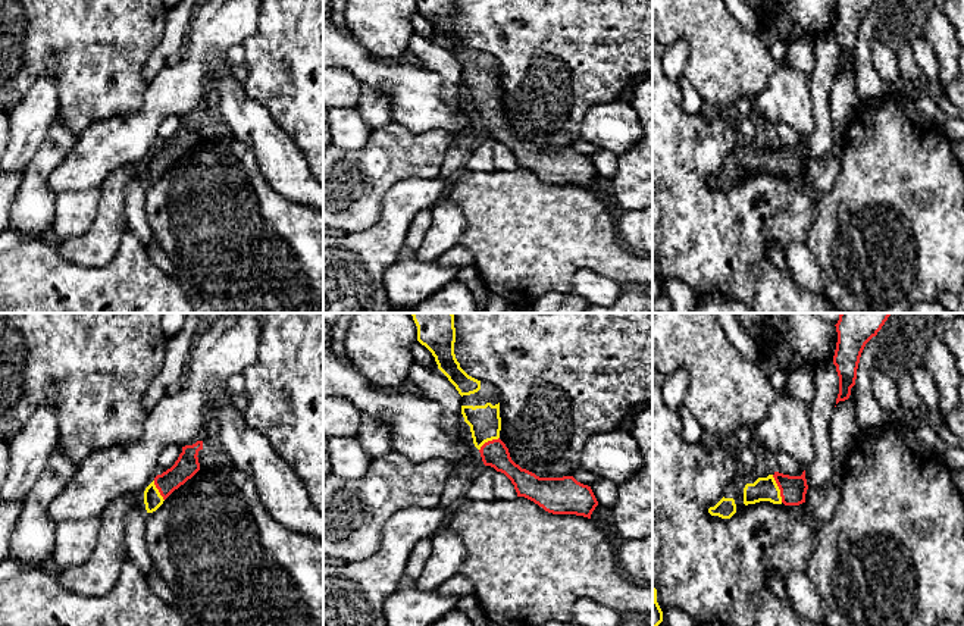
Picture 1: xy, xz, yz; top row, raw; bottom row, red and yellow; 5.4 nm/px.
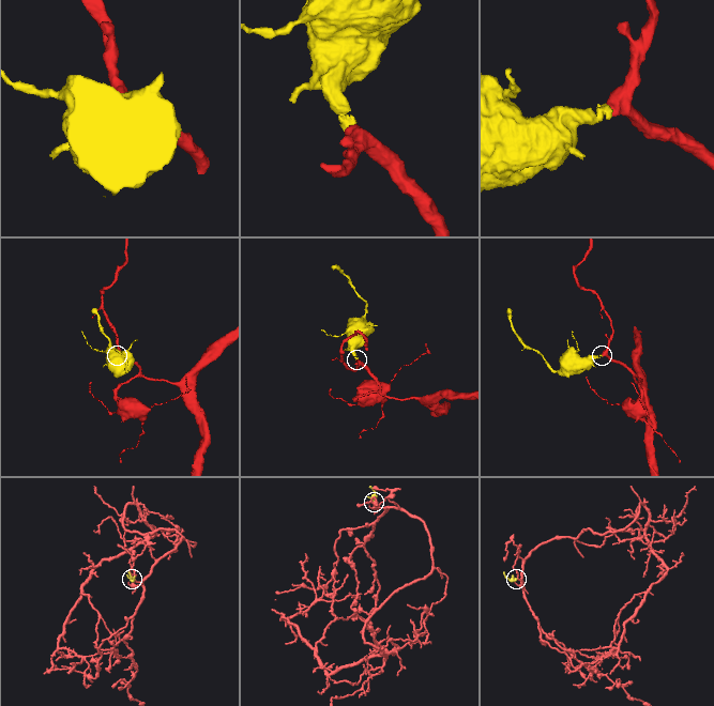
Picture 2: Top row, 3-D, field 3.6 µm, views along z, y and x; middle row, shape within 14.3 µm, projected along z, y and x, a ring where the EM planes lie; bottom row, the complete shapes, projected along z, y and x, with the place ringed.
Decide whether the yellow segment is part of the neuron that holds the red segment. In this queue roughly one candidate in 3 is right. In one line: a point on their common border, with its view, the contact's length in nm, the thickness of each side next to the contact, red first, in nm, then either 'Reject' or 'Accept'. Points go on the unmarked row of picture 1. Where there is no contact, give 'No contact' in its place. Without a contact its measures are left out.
Touches red at yz (779, 159). Shared border 160 nm. Thickness 140 nm (red) against 130 nm. Accept

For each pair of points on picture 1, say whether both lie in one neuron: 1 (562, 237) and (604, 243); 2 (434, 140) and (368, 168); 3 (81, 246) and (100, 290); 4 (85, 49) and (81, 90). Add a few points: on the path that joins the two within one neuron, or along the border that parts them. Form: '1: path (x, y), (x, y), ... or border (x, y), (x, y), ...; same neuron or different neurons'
1: path (572, 237), (587, 237), (594, 243); same neuron
2: path (418, 155), (391, 155), (384, 160); same neuron
3: border (119, 249), (99, 266), (81, 266), (59, 253); different neurons
4: path (85, 59), (85, 80); same neuron

